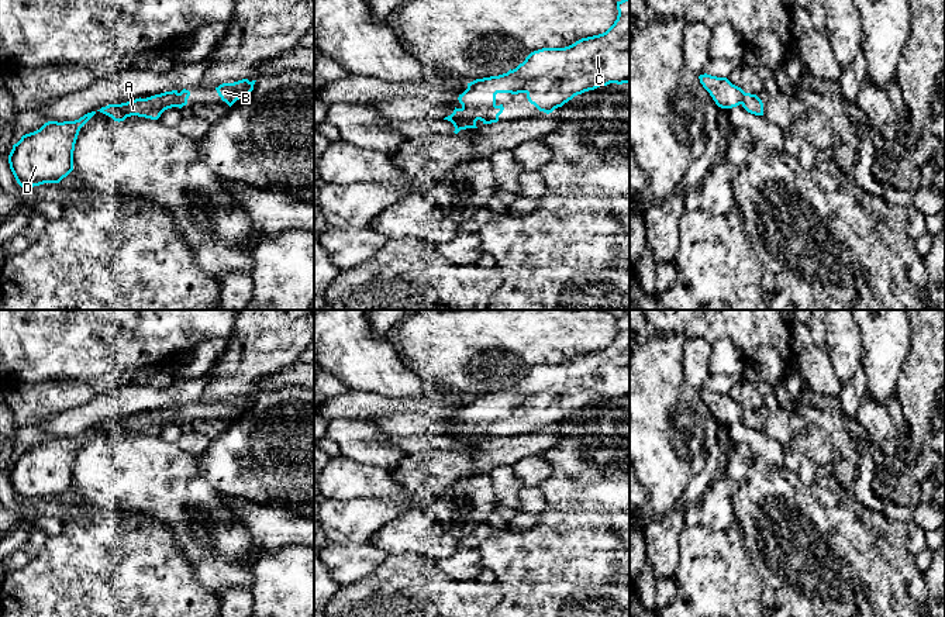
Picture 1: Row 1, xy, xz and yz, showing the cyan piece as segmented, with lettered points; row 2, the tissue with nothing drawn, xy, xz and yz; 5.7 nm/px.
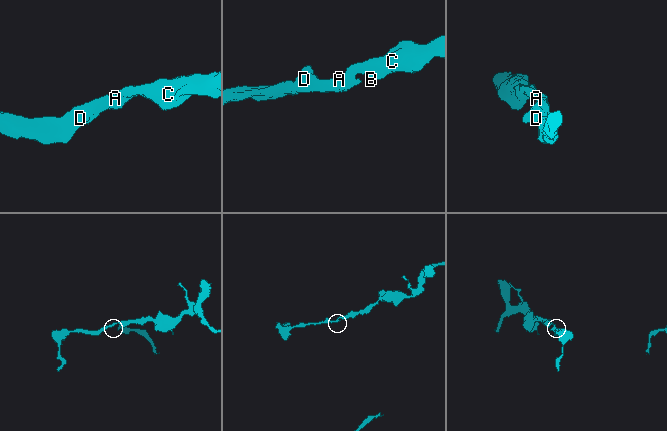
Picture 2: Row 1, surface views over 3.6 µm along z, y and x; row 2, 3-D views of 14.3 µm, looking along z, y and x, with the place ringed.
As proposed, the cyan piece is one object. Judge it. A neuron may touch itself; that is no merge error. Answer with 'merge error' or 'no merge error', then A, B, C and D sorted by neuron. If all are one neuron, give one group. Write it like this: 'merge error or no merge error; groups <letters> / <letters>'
no merge error; groups A B C D

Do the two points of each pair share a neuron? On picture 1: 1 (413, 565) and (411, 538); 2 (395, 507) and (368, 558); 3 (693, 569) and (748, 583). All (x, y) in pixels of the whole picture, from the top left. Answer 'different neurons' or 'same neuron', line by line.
1: different neurons
2: same neuron
3: same neuron

